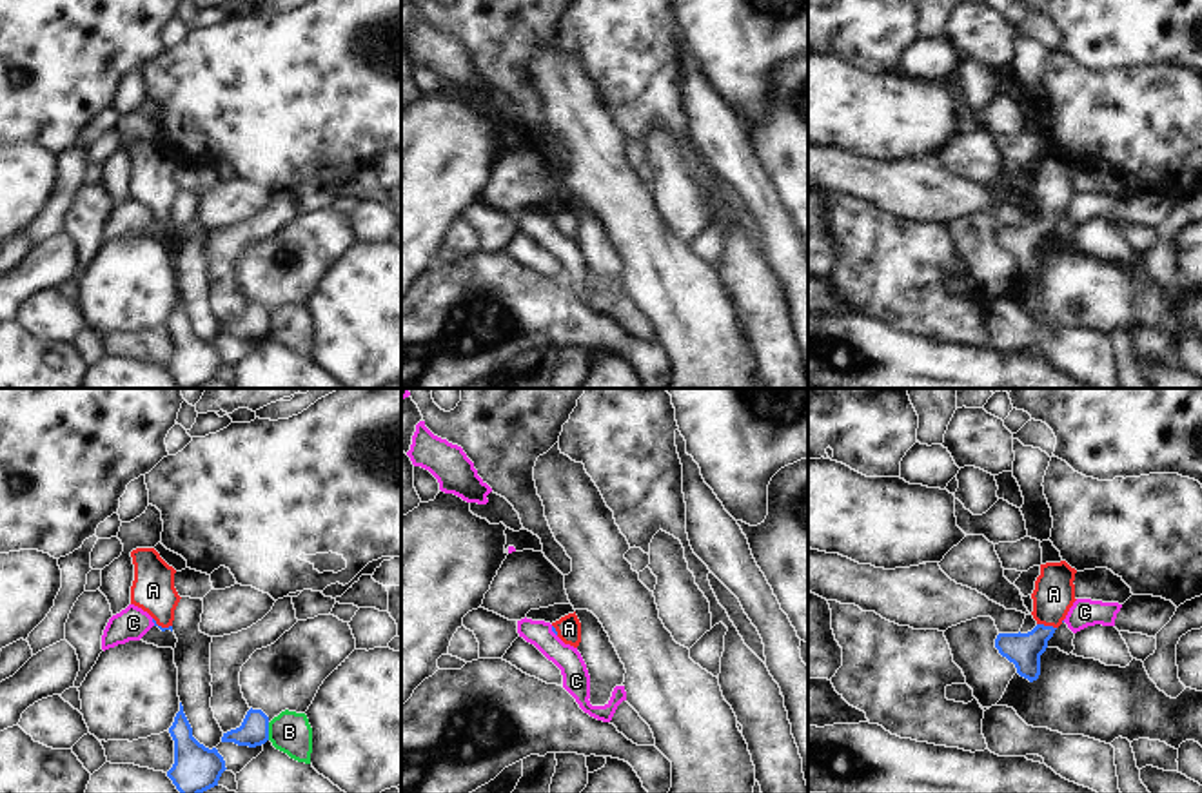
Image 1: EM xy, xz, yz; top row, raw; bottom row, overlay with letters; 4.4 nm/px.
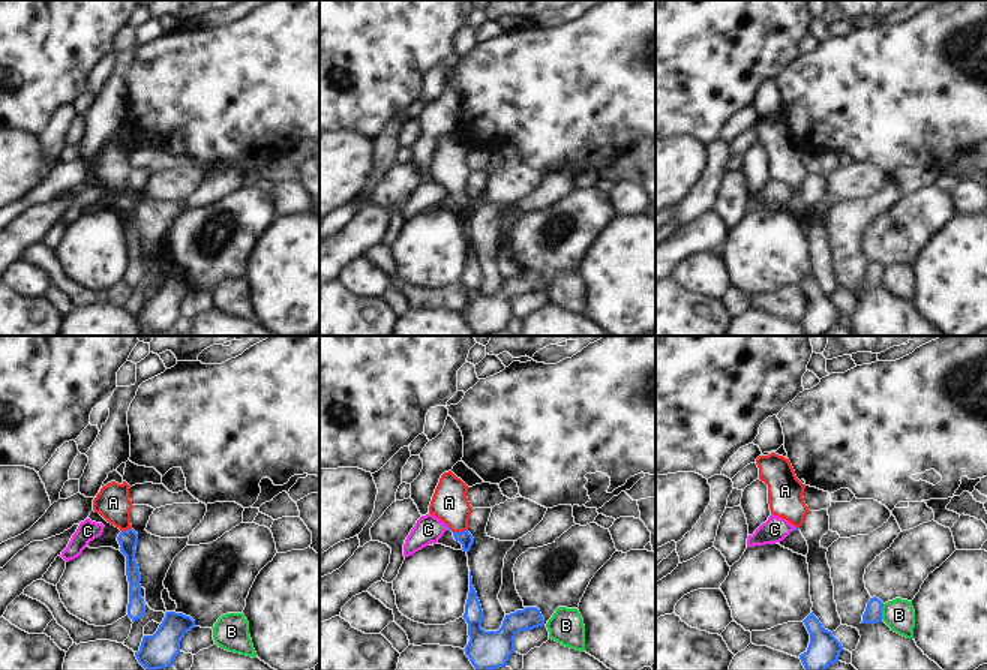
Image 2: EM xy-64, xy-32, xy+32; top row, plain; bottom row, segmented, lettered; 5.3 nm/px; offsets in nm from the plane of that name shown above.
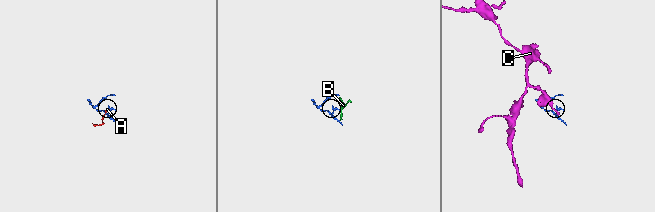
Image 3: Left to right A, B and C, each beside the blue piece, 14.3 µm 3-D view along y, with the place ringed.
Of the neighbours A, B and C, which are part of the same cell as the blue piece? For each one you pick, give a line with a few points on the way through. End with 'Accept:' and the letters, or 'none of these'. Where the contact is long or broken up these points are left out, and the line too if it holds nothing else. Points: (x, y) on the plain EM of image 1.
A: runs through yz (1024, 244), (1046, 220), (1054, 187)
Accept: A

